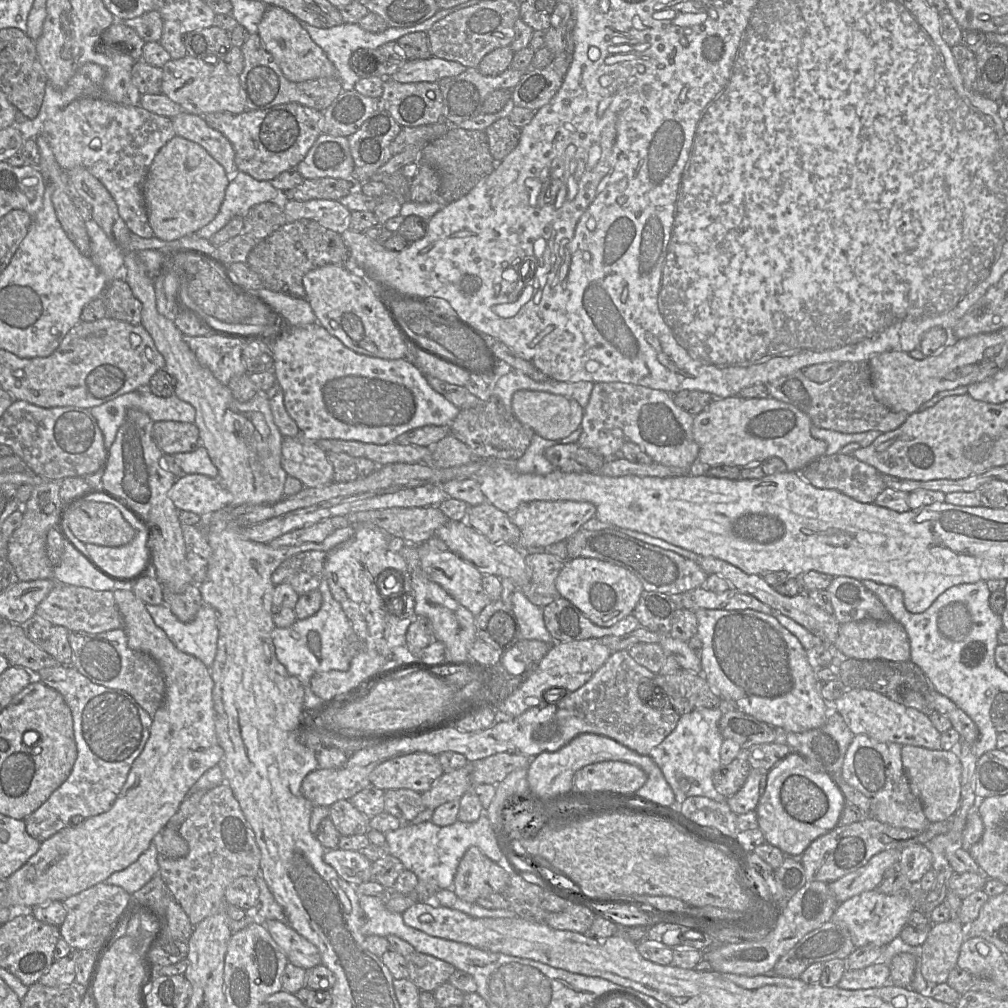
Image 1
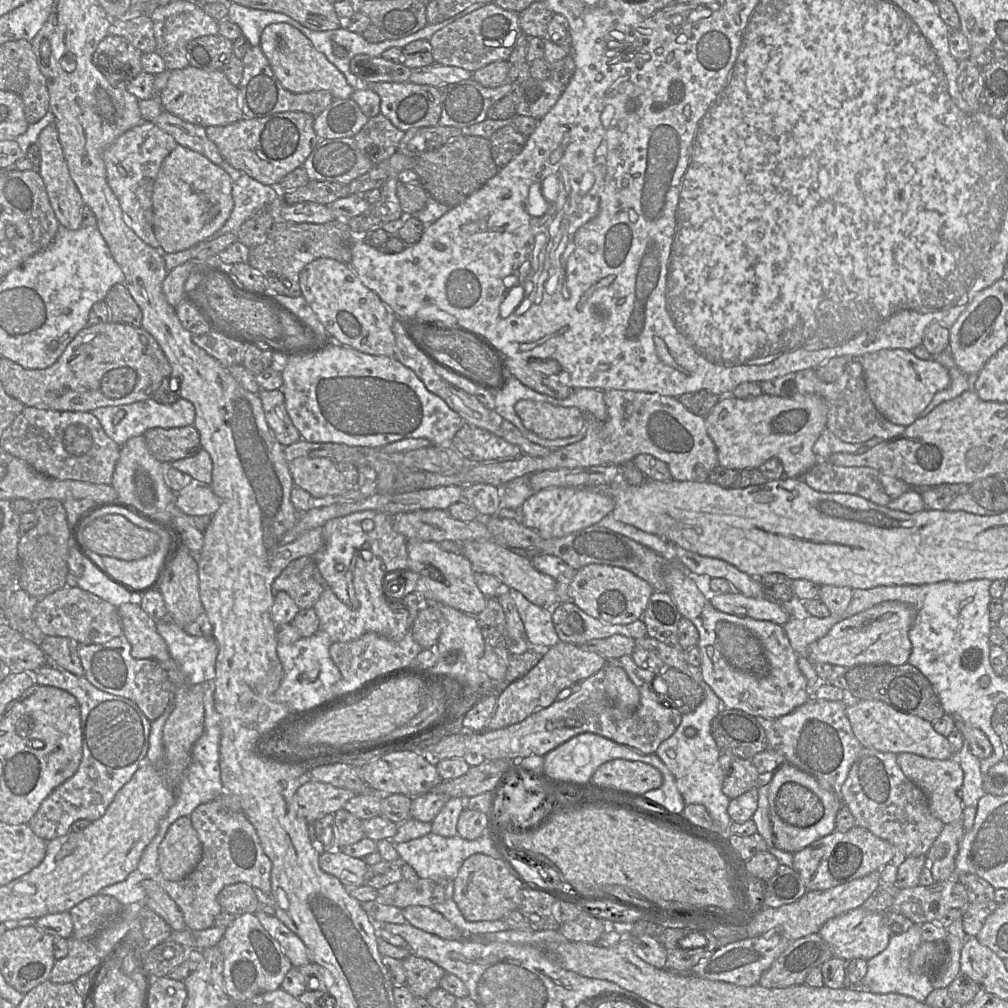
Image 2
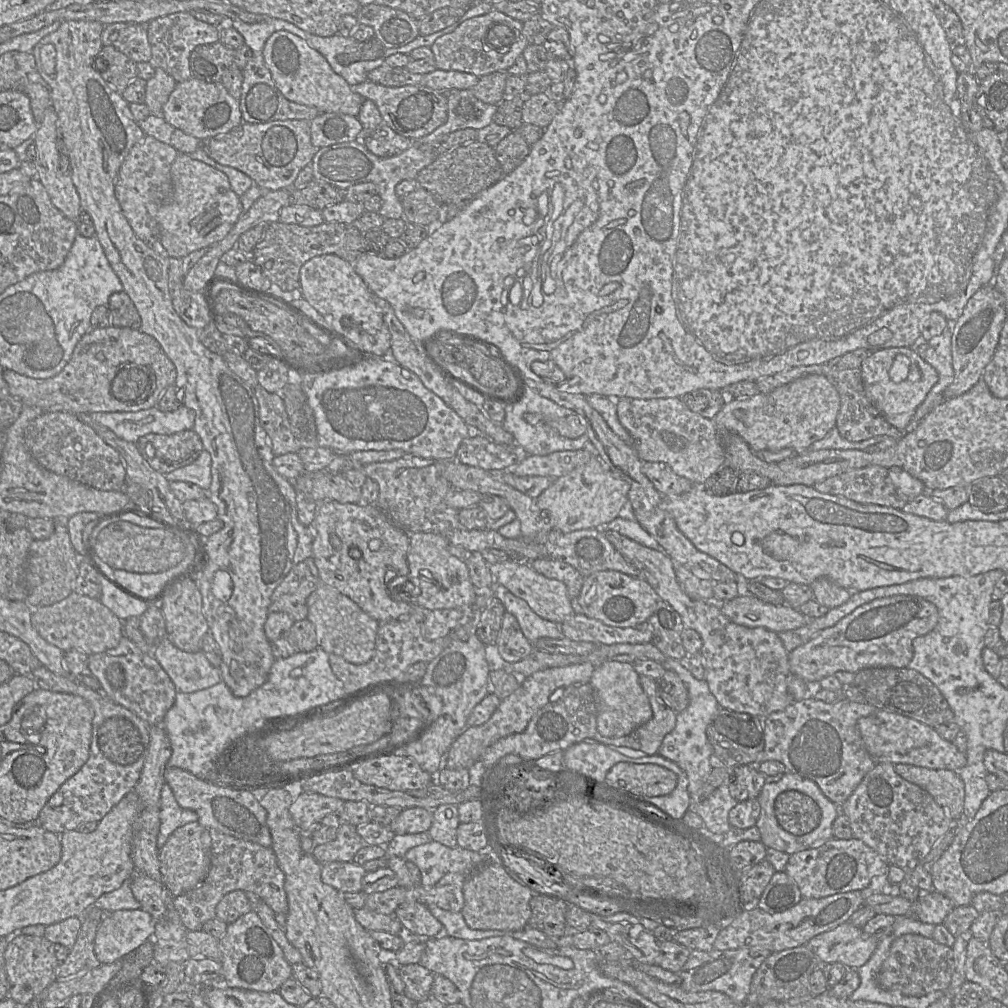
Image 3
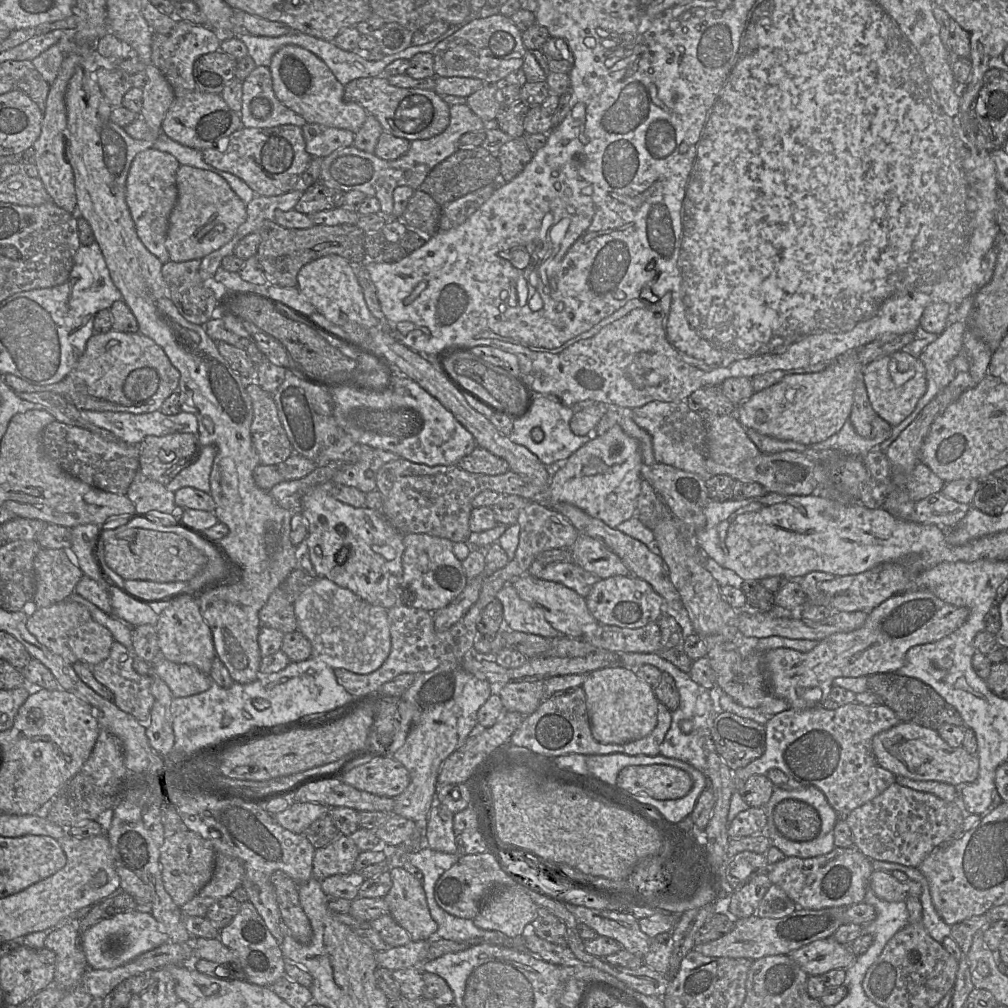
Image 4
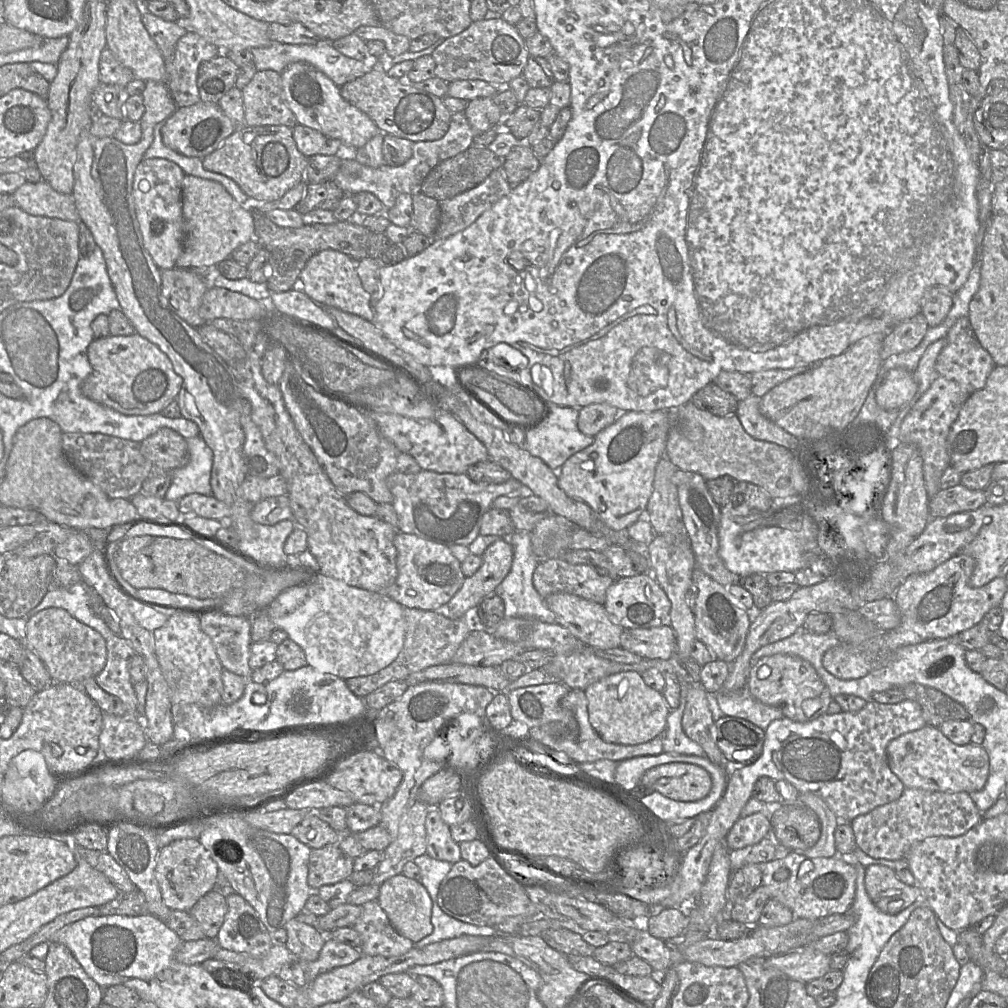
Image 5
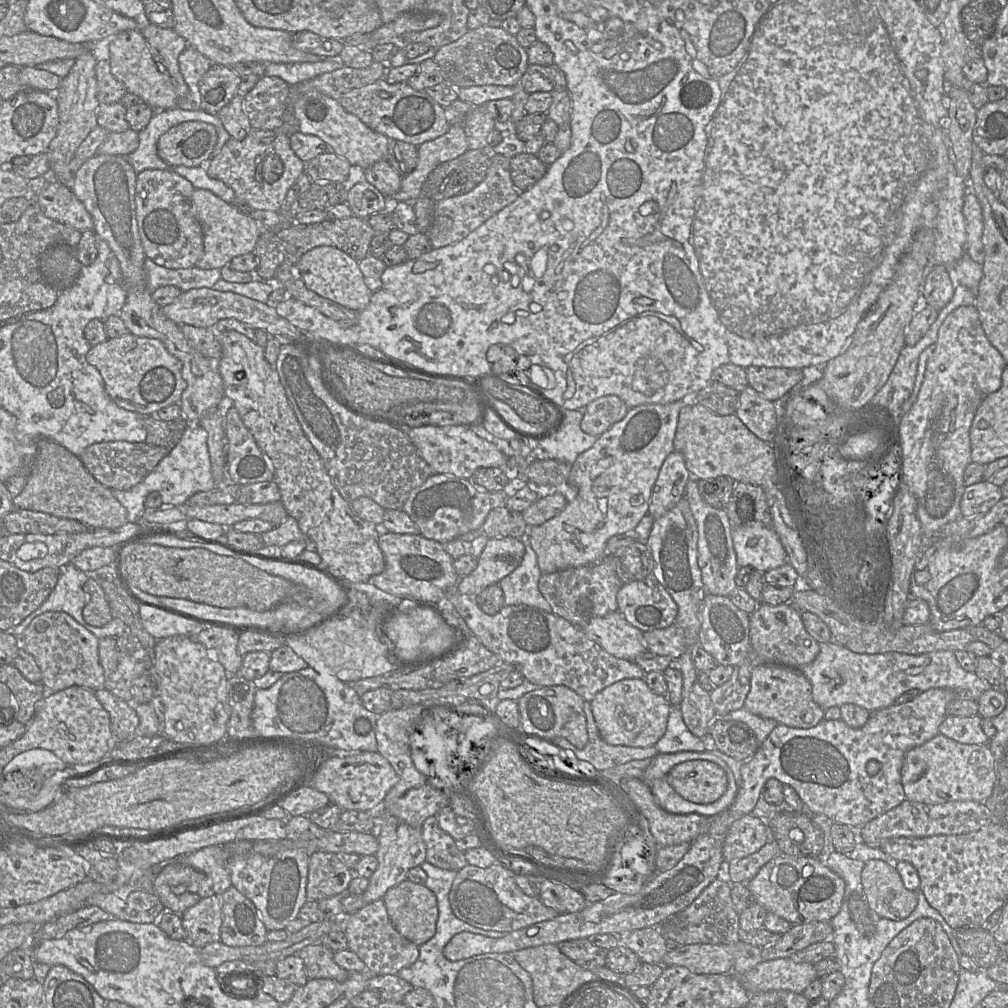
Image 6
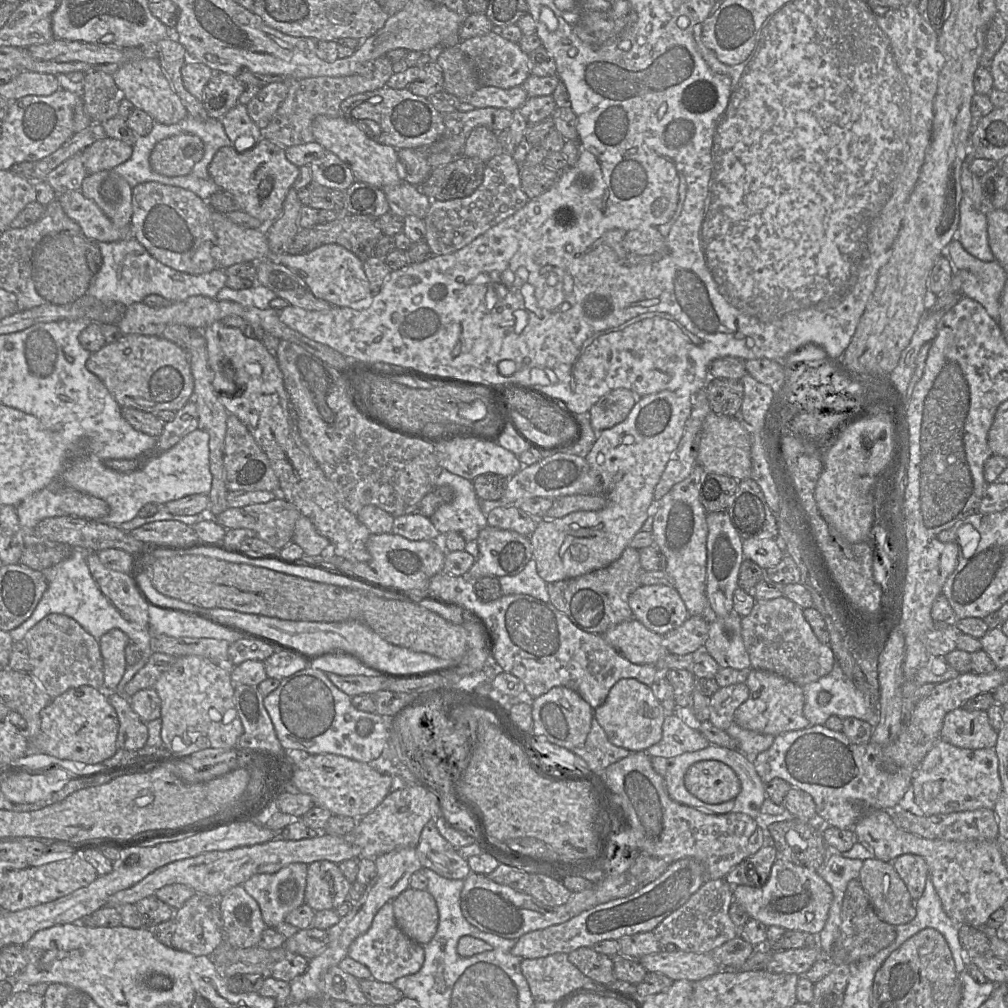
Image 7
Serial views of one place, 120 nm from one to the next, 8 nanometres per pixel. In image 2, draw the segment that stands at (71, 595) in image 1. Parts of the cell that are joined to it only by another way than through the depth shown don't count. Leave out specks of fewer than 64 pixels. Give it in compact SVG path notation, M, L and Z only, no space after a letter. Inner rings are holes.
M66 585L39 600L32 621L42 636L68 637L81 645L102 644L123 634L118 608L78 586Z

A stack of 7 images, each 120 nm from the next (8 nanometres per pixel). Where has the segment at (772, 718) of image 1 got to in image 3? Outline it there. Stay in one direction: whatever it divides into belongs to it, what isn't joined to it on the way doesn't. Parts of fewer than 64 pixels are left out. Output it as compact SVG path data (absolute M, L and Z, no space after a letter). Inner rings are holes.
M604 530L613 547L640 572L657 595L680 616L684 627L695 630L701 640L706 682L719 705L751 716L769 716L791 705L794 699L787 689L790 673L788 652L778 634L762 627L738 625L722 614L718 602L690 598L681 588L671 558L639 544L617 532Z

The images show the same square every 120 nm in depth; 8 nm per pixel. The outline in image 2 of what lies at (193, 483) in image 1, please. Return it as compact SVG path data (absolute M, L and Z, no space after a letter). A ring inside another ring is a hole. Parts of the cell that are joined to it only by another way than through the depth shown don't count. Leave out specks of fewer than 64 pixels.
M193 479L189 485L175 494L175 504L190 517L212 516L220 507L220 499L210 485Z

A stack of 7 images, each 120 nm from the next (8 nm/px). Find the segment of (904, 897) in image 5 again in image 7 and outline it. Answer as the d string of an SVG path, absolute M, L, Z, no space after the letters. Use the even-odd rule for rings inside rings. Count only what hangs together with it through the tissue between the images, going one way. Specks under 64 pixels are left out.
M877 858L863 860L858 879L875 913L882 921L898 926L915 918L915 901L892 862Z

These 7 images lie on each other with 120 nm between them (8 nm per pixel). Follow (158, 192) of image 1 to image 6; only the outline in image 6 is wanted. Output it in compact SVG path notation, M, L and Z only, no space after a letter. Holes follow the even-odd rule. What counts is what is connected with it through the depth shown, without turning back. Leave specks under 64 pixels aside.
M194 189L192 205L193 213L201 224L204 236L204 252L196 267L221 269L234 257L254 252L263 229L247 211L241 211L206 189Z

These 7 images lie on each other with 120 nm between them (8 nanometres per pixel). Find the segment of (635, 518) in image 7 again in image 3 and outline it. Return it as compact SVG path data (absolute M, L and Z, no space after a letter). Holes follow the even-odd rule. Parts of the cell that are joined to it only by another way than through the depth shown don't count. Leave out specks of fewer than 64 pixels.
M593 454L585 464L559 477L537 498L537 507L547 512L554 530L569 533L577 530L603 528L619 516L628 499L630 485L611 471Z

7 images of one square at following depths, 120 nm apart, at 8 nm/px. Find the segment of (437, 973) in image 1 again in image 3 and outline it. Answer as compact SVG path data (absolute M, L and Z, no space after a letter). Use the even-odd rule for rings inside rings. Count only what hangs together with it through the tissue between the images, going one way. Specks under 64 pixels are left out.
M420 963L399 966L399 974L405 985L404 994L415 1003L431 994L435 974Z

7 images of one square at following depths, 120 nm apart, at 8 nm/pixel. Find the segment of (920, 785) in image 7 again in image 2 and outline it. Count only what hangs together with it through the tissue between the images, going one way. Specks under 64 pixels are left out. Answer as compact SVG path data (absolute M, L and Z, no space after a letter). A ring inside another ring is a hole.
M859 700L854 705L847 706L846 714L854 735L863 747L897 755L908 752L930 759L946 760L953 757L947 737L937 733L931 722L899 712L885 702Z

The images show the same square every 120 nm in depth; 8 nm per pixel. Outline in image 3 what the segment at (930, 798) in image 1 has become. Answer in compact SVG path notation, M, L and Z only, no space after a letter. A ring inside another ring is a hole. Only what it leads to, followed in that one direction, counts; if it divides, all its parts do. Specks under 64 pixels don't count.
M902 763L894 767L903 779L927 791L954 822L964 820L964 783L956 771Z

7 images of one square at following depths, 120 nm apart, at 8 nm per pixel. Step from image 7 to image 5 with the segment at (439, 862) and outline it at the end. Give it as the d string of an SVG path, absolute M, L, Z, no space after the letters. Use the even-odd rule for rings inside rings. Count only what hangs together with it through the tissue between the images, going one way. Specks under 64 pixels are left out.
M431 807L426 821L426 853L452 864L461 860L459 844L451 836L450 826L444 822L437 807Z

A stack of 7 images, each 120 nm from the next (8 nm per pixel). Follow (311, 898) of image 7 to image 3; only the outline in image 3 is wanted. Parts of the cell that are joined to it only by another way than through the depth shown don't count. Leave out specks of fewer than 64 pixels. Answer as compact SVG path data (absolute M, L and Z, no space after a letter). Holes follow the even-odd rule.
M341 822L336 838L326 844L314 846L311 854L321 865L334 861L351 862L363 846L364 841L356 826Z

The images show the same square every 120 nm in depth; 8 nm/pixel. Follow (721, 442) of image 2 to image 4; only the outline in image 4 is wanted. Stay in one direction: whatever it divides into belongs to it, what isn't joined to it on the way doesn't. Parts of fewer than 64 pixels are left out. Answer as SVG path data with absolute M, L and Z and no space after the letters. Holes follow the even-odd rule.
M857 350L849 351L821 371L789 375L768 388L754 392L747 400L737 404L735 415L745 428L811 446L837 433L848 420L860 372L862 365L857 358Z

